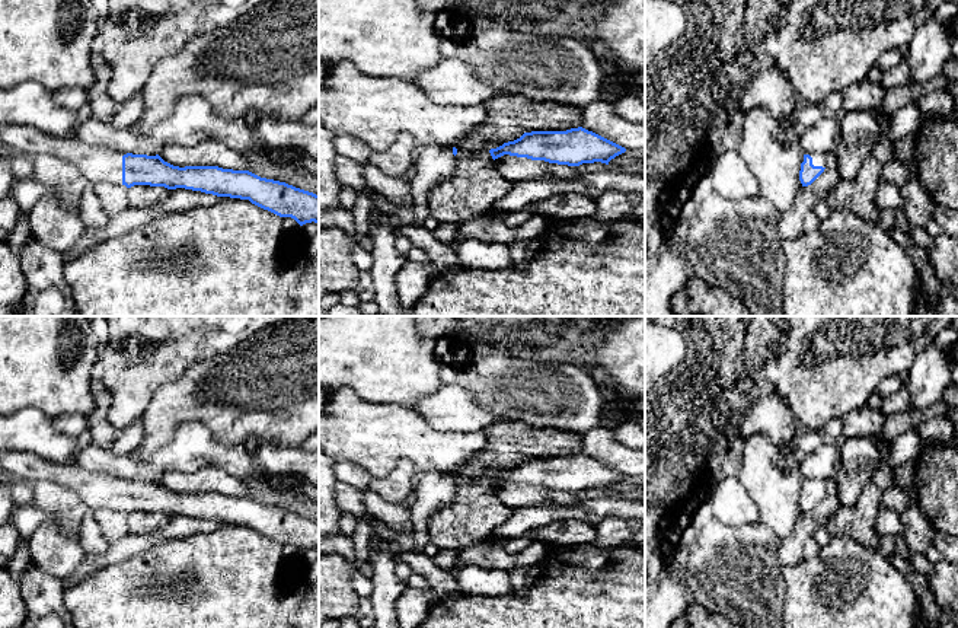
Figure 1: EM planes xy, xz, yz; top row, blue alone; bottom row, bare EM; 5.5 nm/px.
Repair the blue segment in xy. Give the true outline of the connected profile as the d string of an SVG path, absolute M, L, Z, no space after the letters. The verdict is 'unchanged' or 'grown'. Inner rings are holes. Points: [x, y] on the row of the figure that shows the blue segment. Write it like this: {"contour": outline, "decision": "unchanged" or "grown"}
{"contour": "M1 125L0 152L22 153L32 157L38 154L50 154L64 159L73 163L90 185L108 181L112 184L122 184L127 188L134 185L165 187L167 189L185 188L217 197L249 200L252 204L280 217L294 219L300 226L312 221L319 223L319 195L285 182L261 178L249 170L233 170L218 166L179 168L165 162L159 154L132 154L103 146L93 146L79 137L57 137L29 125Z", "decision": "grown"}

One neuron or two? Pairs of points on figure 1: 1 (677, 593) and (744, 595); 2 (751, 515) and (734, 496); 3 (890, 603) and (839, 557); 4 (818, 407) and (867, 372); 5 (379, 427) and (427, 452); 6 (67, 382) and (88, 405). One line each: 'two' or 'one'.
1: two
2: one
3: one
4: one
5: one
6: one

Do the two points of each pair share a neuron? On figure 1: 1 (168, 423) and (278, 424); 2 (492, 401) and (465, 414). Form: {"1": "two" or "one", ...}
{"1": "one", "2": "two"}

